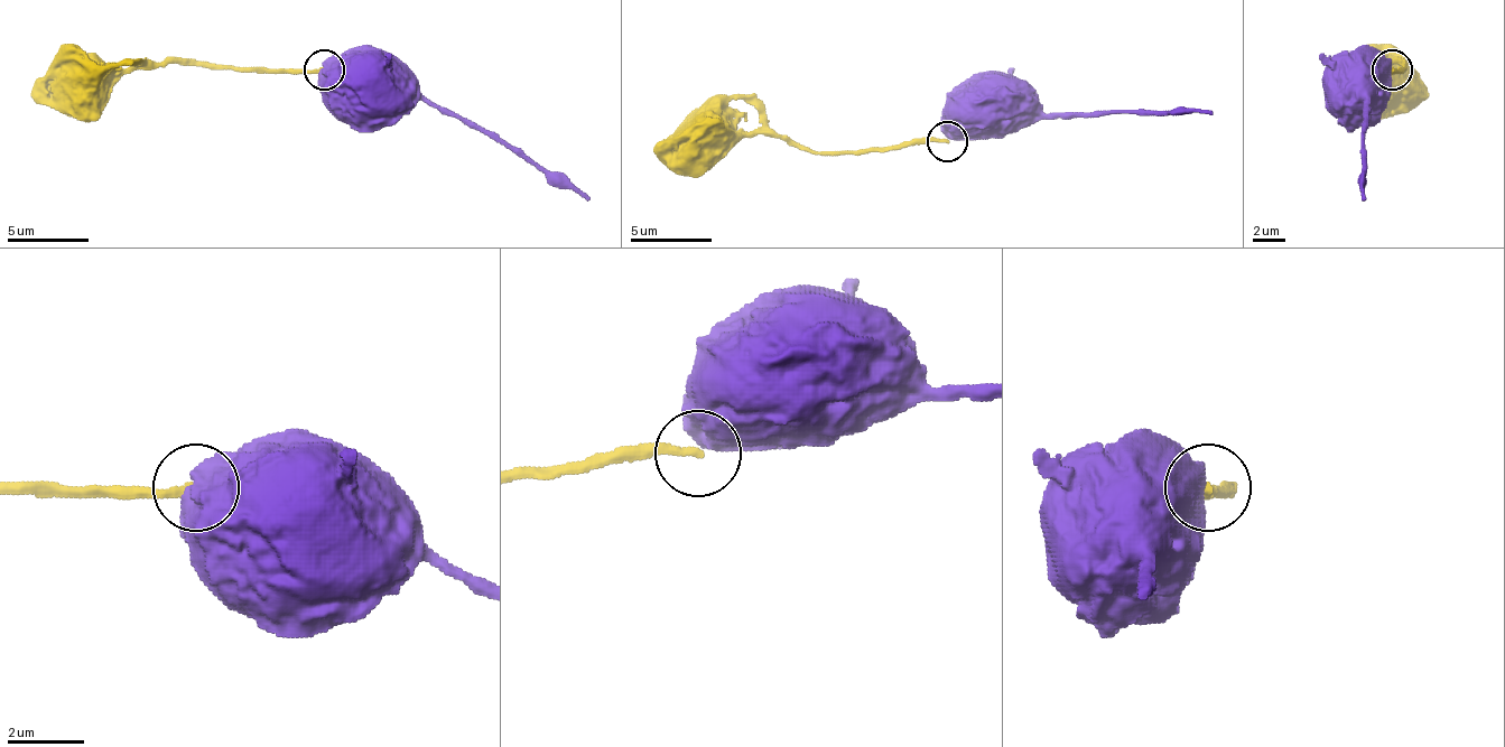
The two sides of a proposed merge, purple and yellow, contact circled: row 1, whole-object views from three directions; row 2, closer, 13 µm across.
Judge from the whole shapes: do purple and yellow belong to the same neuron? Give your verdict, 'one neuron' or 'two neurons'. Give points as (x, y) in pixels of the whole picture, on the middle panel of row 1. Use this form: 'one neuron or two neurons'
two neurons

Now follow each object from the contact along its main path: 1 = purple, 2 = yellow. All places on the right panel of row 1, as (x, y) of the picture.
1: (1391, 68), (1371, 68), (1358, 89)
2: (1391, 68), (1391, 72), (1403, 64), (1383, 68), (1375, 64), (1383, 76), (1391, 81)

